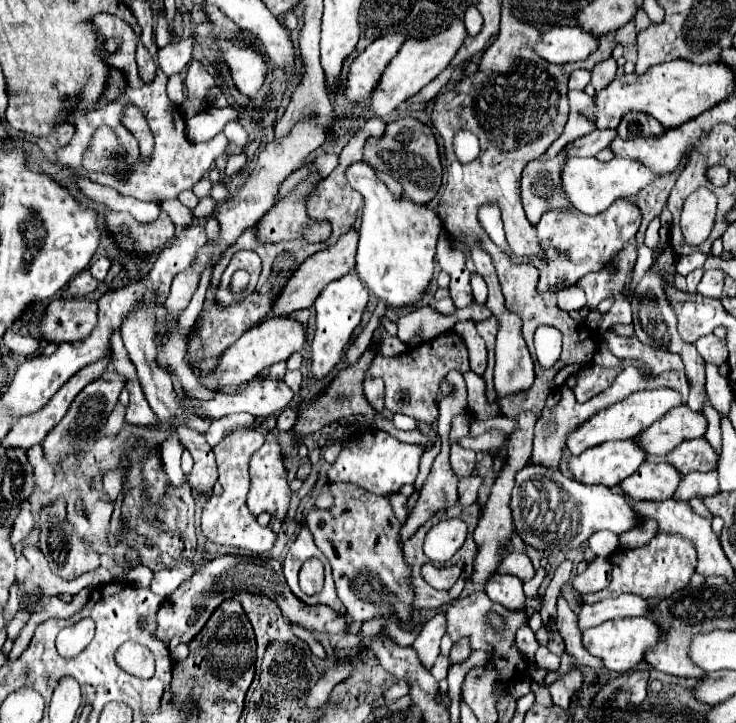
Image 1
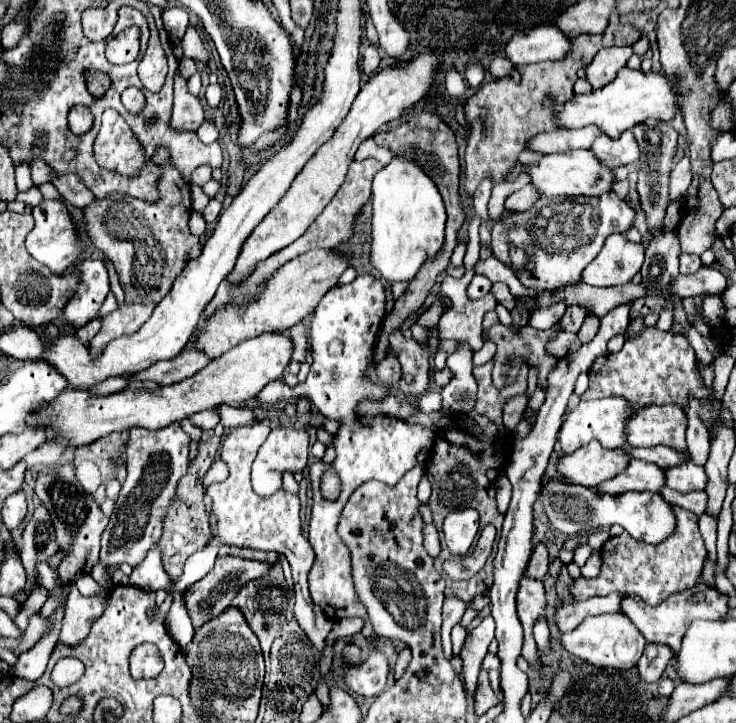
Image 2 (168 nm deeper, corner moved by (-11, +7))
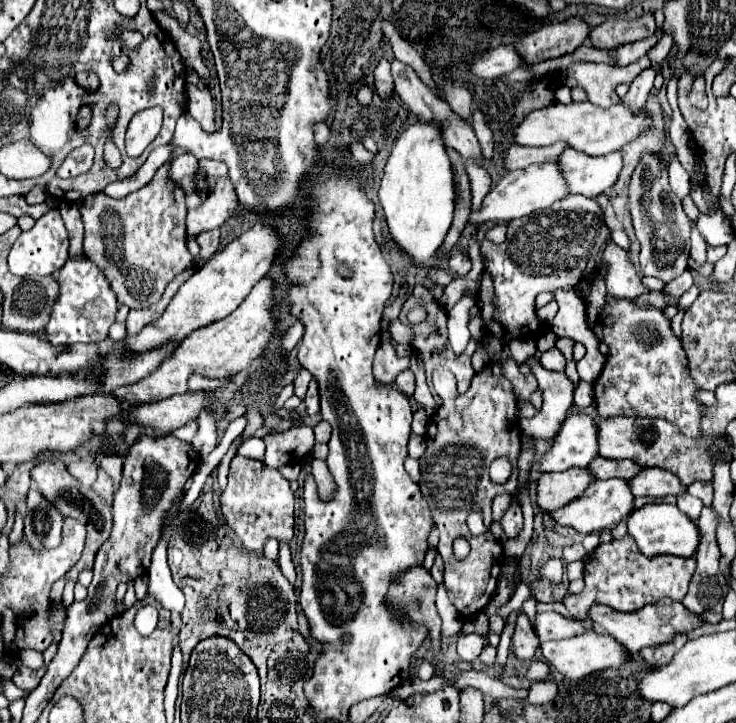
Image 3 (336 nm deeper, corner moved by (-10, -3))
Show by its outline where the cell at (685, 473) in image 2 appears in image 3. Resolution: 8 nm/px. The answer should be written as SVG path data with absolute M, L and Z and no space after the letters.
M646 468L638 476L630 480L634 496L652 496L652 498L664 498L664 496L680 496L686 492L686 486L674 478L672 472L666 472L664 468Z

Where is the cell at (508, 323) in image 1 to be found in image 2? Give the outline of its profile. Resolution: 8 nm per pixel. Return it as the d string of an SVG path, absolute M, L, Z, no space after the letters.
M483 178L481 184L477 186L475 194L473 194L473 208L475 208L475 214L479 214L483 220L487 220L487 202L491 198L491 178Z

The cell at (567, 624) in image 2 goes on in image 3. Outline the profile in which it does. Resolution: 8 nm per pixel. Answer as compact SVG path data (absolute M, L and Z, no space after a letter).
M542 612L536 616L536 634L540 642L578 636L580 632L592 628L594 628L592 620L570 620L558 612Z

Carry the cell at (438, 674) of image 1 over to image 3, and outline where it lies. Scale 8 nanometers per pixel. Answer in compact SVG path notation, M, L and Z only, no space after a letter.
M464 634L458 638L458 654L466 662L475 660L480 655L482 646L484 640L478 634Z

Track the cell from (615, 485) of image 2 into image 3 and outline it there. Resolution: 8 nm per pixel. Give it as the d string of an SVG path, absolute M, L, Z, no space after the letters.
M596 480L594 484L588 486L588 490L580 498L566 504L566 508L552 512L552 516L562 526L572 526L582 534L592 534L622 522L632 512L632 508L634 508L634 494L630 492L628 480Z

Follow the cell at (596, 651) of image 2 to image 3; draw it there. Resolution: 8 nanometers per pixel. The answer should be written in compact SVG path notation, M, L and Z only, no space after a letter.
M588 630L588 632L568 638L568 640L542 642L540 646L542 646L544 660L570 680L580 680L580 678L600 672L600 670L610 670L610 668L618 670L630 662L630 652L626 652L624 644L618 644L618 640L614 640L610 634L598 634L594 630Z

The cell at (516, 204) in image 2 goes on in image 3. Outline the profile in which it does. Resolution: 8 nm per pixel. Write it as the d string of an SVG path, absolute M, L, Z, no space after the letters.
M498 222L492 230L486 232L486 238L492 240L494 244L500 244L500 242L504 242L504 238L506 238L506 230L508 230L508 222Z

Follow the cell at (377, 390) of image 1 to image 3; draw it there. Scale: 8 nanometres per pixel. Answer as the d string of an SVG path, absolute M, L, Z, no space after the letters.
M382 340L374 358L374 378L384 386L394 386L398 372L408 368L408 358L398 358L390 340Z

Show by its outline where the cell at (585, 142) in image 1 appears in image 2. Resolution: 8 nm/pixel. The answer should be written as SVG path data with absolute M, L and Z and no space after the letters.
M587 126L579 130L553 130L529 138L525 146L531 152L551 154L551 152L563 152L571 148L589 148L597 136L599 130L595 130L595 126Z

